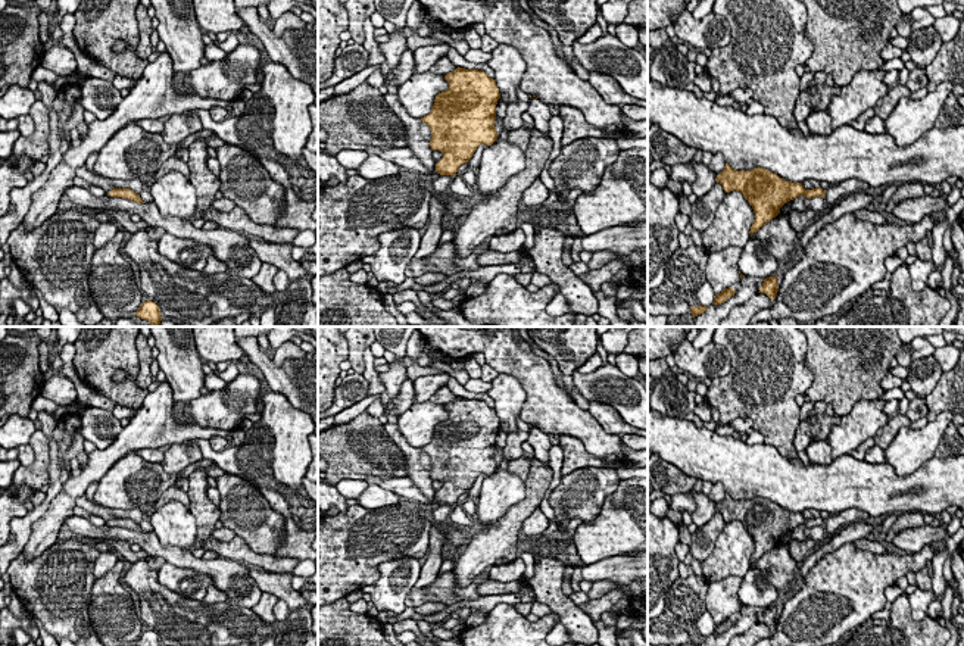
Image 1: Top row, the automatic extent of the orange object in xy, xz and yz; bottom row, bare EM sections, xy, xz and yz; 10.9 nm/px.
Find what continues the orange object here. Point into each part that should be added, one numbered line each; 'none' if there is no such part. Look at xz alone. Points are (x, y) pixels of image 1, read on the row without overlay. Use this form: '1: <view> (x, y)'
none

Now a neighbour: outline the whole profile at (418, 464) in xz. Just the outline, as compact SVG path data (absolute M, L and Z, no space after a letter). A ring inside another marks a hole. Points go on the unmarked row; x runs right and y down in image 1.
M387 422L384 424L386 431L390 439L397 444L397 447L405 453L406 459L406 477L414 481L414 484L422 491L430 500L434 499L434 489L431 487L431 459L418 447L408 444L406 439L400 434L399 425Z

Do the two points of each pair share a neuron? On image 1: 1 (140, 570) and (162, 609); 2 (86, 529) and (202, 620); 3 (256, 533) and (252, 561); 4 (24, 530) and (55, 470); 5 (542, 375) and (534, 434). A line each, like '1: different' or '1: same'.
1: same
2: different
3: different
4: same
5: different

